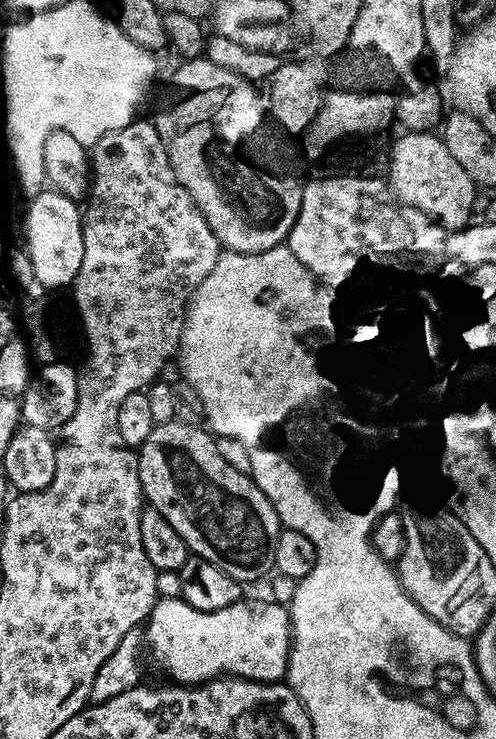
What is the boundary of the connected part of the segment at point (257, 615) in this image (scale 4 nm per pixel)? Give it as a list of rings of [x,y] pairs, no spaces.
[[[179,598],[157,599],[146,621],[146,648],[169,672],[175,683],[185,686],[204,684],[218,676],[240,676],[274,684],[285,679],[288,649],[292,639],[290,612],[271,599],[242,598],[226,610],[194,610]]]

